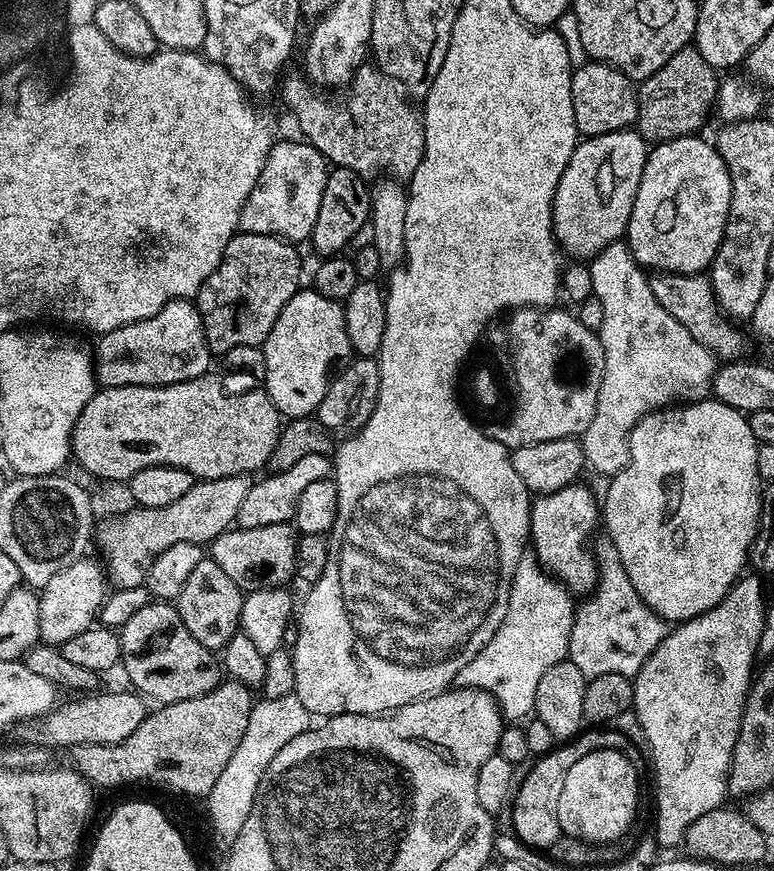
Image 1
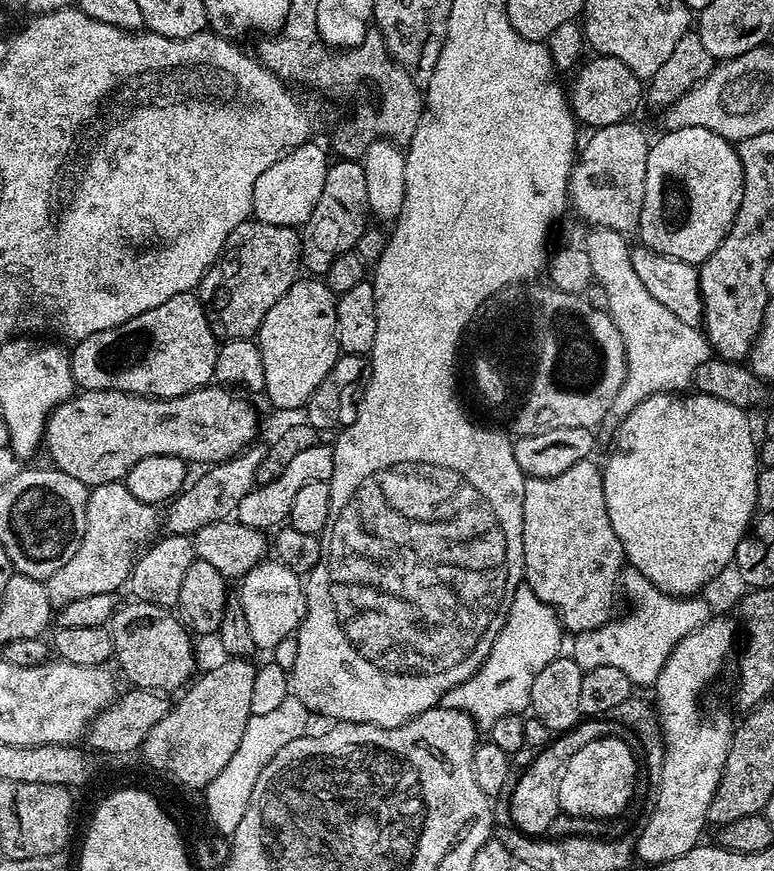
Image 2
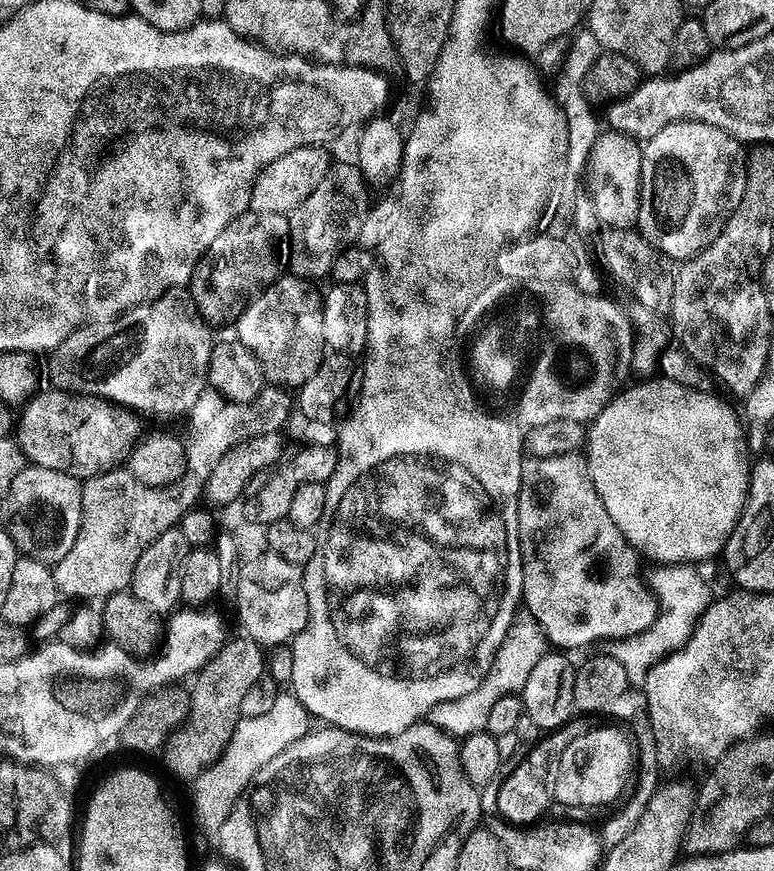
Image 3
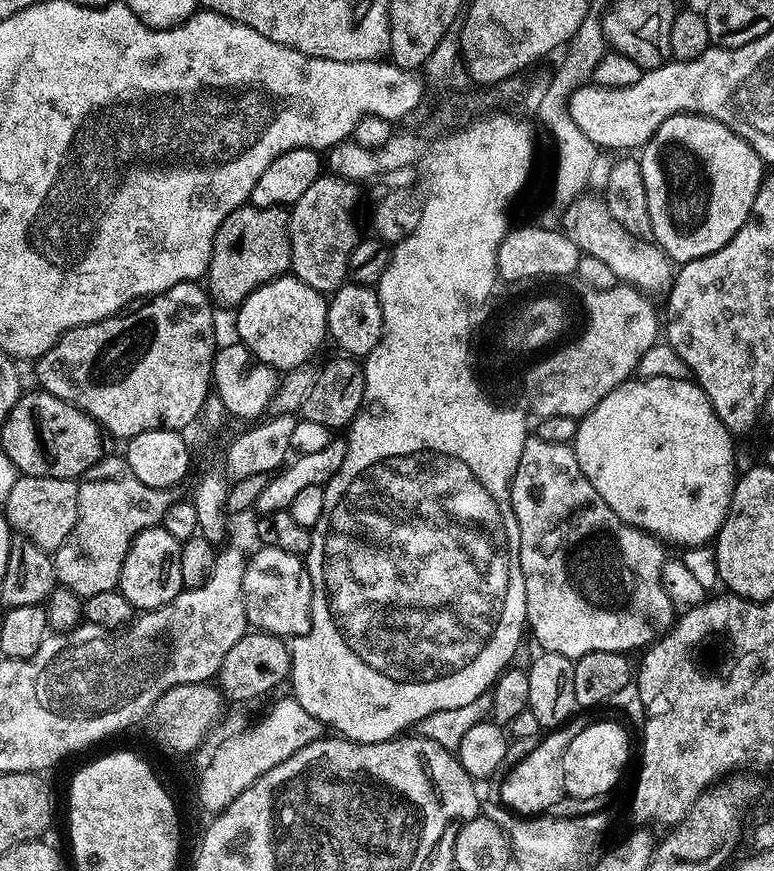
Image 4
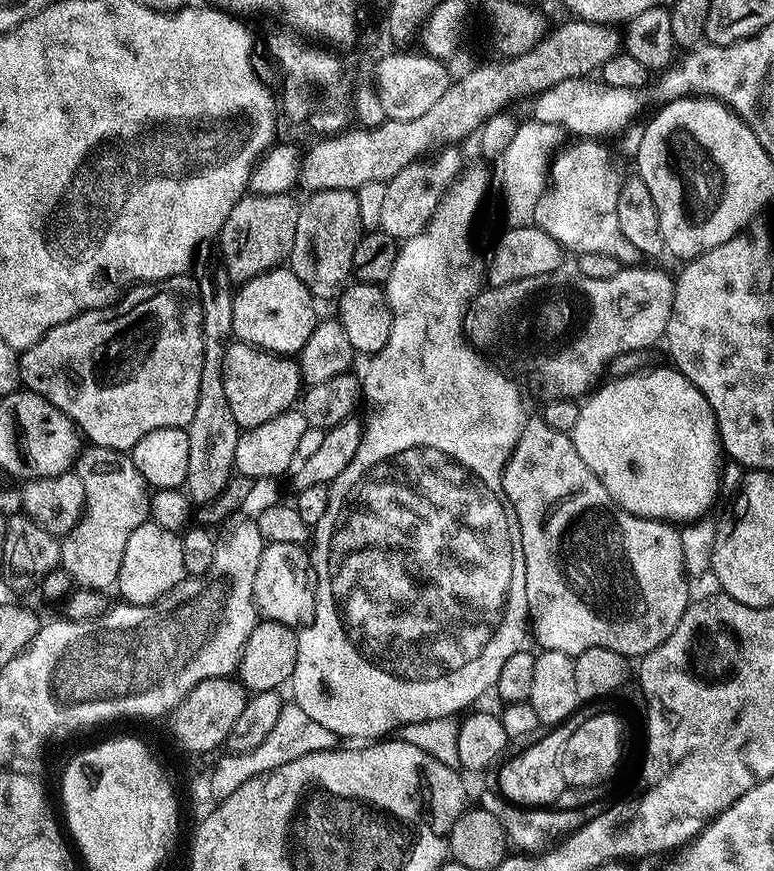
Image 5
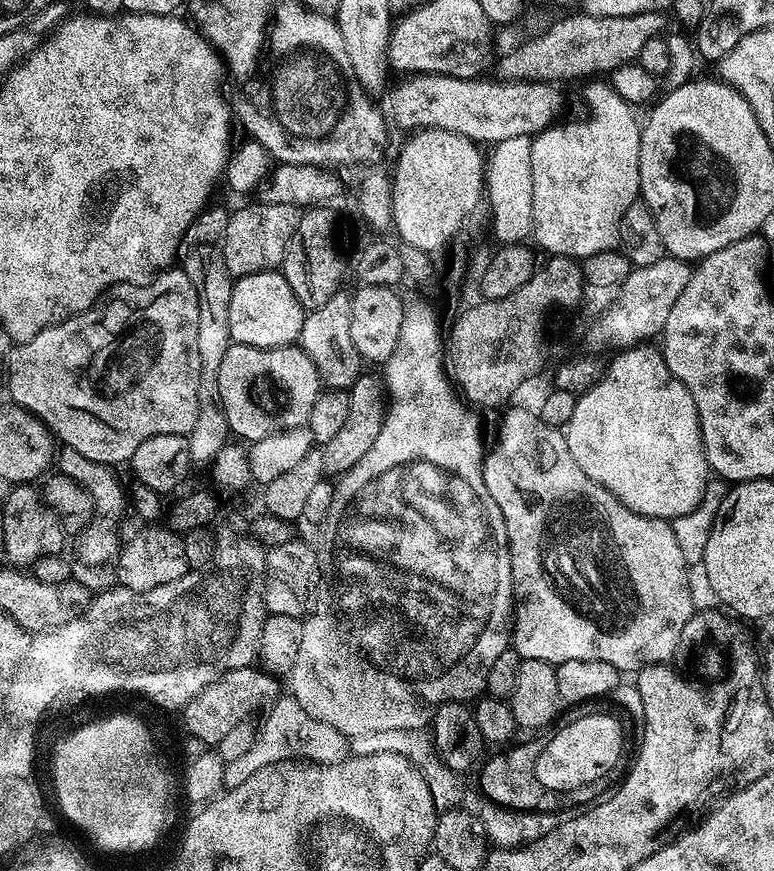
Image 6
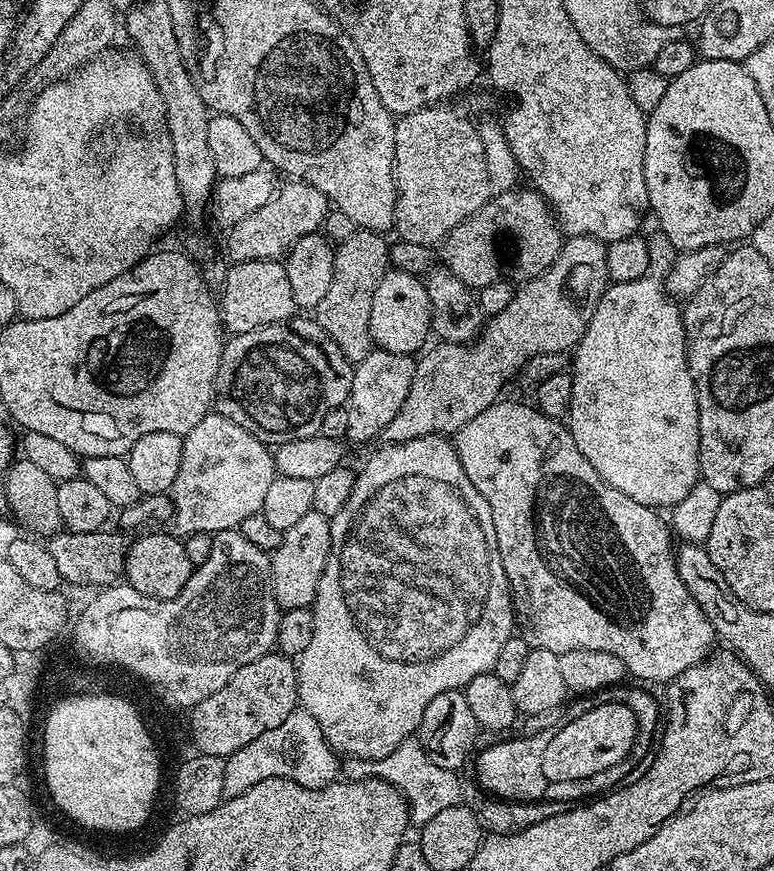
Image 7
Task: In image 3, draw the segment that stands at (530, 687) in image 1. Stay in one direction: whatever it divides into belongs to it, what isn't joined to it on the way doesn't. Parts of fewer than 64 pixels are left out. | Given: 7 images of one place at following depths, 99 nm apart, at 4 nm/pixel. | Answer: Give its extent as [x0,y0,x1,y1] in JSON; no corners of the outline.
[426,623,546,738]

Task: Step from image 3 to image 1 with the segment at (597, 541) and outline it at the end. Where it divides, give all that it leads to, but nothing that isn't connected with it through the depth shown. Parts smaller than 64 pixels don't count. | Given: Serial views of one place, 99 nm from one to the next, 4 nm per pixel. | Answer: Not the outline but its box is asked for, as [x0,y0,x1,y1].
[528,482,602,594]

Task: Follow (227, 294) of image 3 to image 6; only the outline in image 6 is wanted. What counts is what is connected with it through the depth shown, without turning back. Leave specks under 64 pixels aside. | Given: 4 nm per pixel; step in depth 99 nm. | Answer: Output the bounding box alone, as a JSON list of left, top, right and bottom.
[226,202,301,278]

